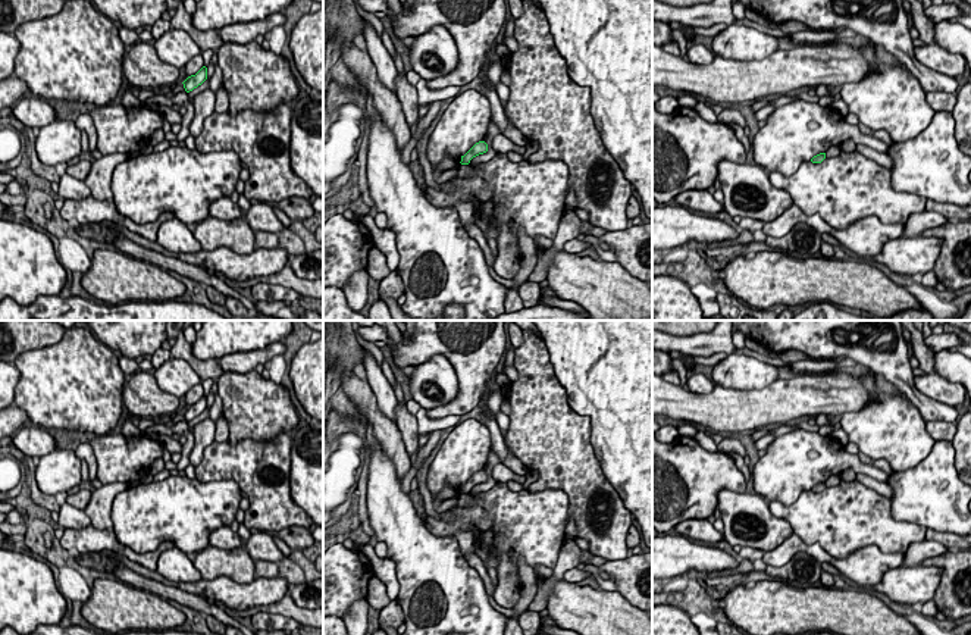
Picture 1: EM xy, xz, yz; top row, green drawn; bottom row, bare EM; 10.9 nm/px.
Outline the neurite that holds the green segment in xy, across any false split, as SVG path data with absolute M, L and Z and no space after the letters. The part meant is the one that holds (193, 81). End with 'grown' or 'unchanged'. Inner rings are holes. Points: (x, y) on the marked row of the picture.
M203 66L195 75L188 76L182 84L187 93L192 91L207 79L207 68Z; unchanged

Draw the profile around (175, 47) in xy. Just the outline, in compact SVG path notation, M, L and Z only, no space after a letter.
M170 28L153 44L160 60L178 69L185 66L194 56L201 54L200 47L182 29Z

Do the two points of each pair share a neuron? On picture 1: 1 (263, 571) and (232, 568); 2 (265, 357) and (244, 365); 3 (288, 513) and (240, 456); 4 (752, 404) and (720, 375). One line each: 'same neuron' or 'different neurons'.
1: same neuron
2: same neuron
3: same neuron
4: different neurons

